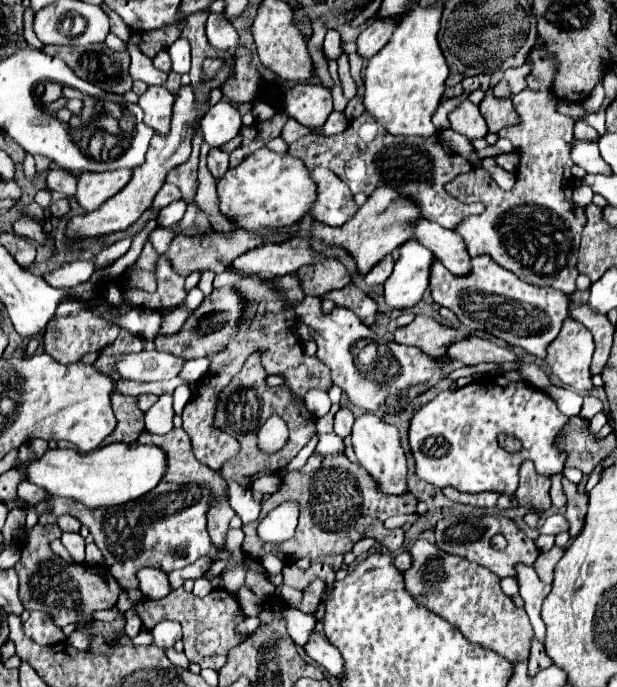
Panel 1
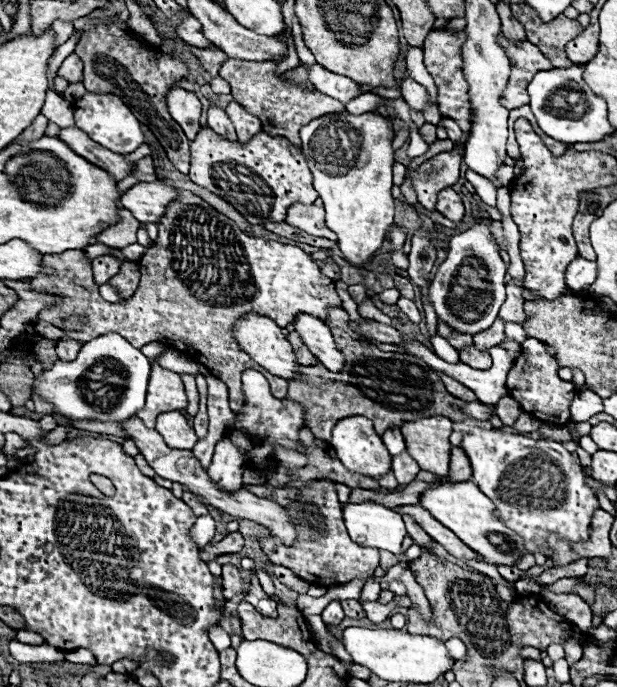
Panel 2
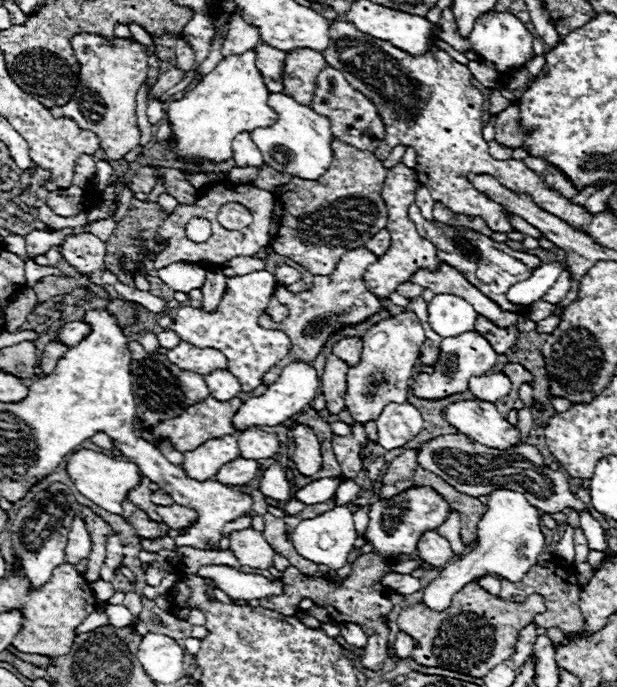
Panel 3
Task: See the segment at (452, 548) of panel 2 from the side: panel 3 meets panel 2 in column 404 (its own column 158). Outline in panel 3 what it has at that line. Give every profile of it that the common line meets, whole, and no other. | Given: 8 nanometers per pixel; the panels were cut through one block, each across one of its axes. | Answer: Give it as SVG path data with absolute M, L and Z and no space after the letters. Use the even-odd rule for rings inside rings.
M156 506L156 514L162 516L162 520L178 530L178 528L186 528L186 526L192 526L196 522L196 510L192 508L186 508L186 506Z

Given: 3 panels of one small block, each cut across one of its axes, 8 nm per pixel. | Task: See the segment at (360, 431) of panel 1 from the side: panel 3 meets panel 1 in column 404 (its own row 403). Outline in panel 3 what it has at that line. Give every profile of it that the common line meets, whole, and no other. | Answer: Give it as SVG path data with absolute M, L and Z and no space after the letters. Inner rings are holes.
M456 402L444 410L444 416L462 434L484 446L508 450L522 444L520 430L508 424L492 402Z

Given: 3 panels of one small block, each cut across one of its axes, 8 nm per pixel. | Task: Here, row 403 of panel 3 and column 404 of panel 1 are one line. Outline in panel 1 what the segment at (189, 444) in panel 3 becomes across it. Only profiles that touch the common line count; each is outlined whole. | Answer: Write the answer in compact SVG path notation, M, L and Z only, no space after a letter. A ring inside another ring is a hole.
M378 188L376 192L372 192L366 200L366 204L356 212L356 216L352 220L348 220L344 226L340 228L332 228L328 224L320 224L320 222L312 222L310 228L310 236L322 240L328 246L338 246L342 250L346 250L358 268L358 276L364 278L374 264L378 264L384 256L392 254L394 248L398 248L400 244L404 244L412 232L410 232L410 224L414 220L420 218L420 210L408 200L402 198L394 188Z

